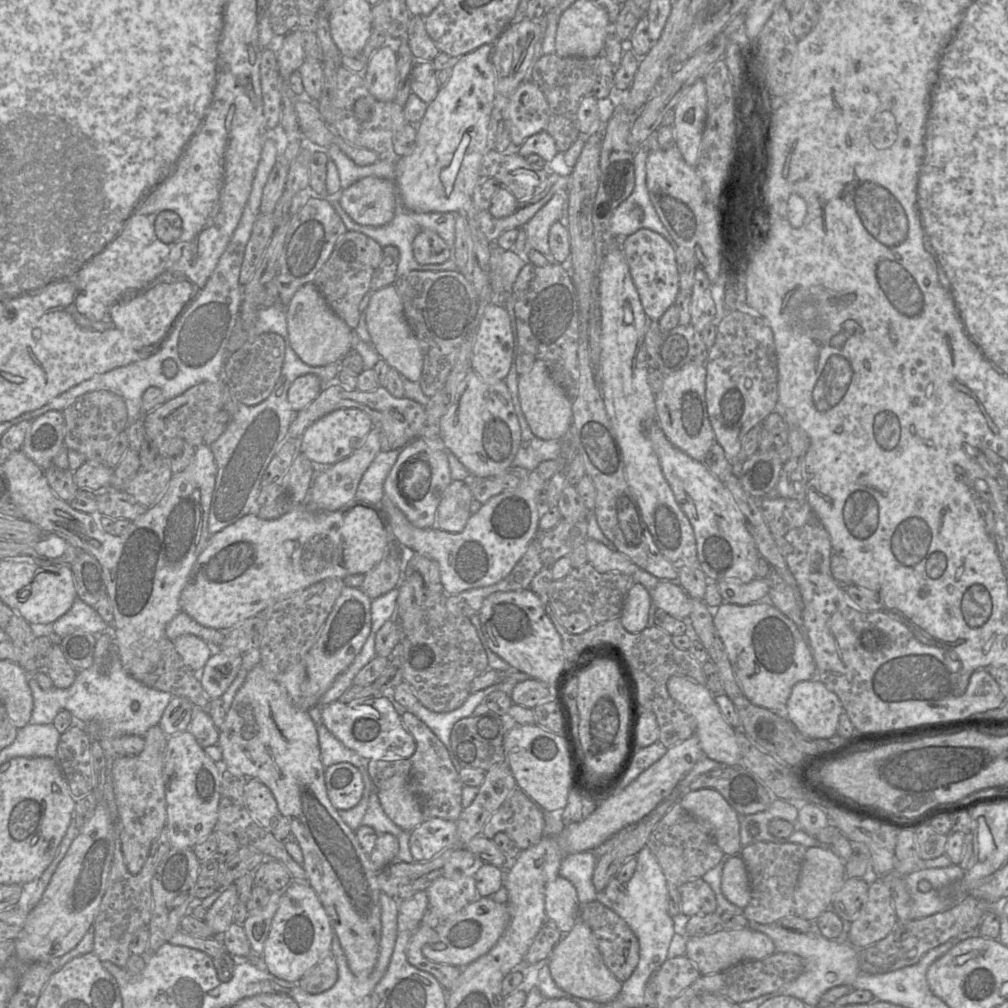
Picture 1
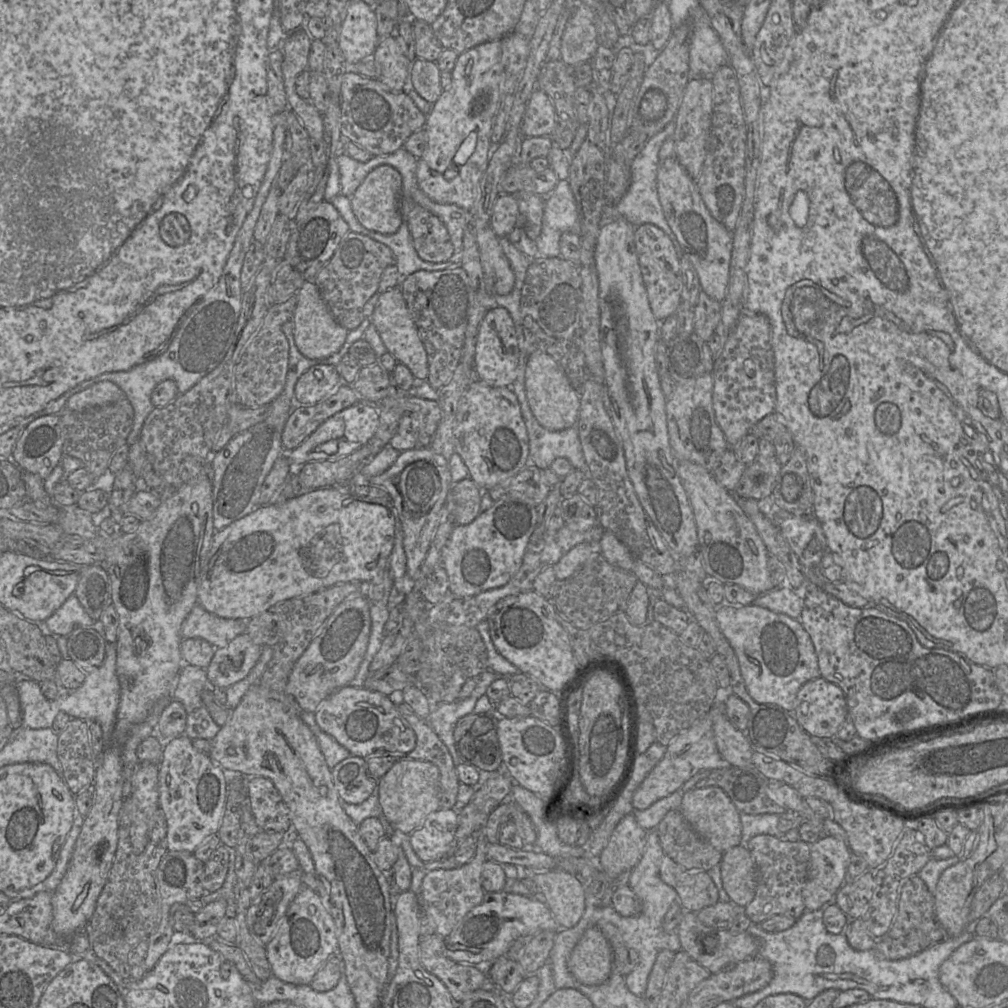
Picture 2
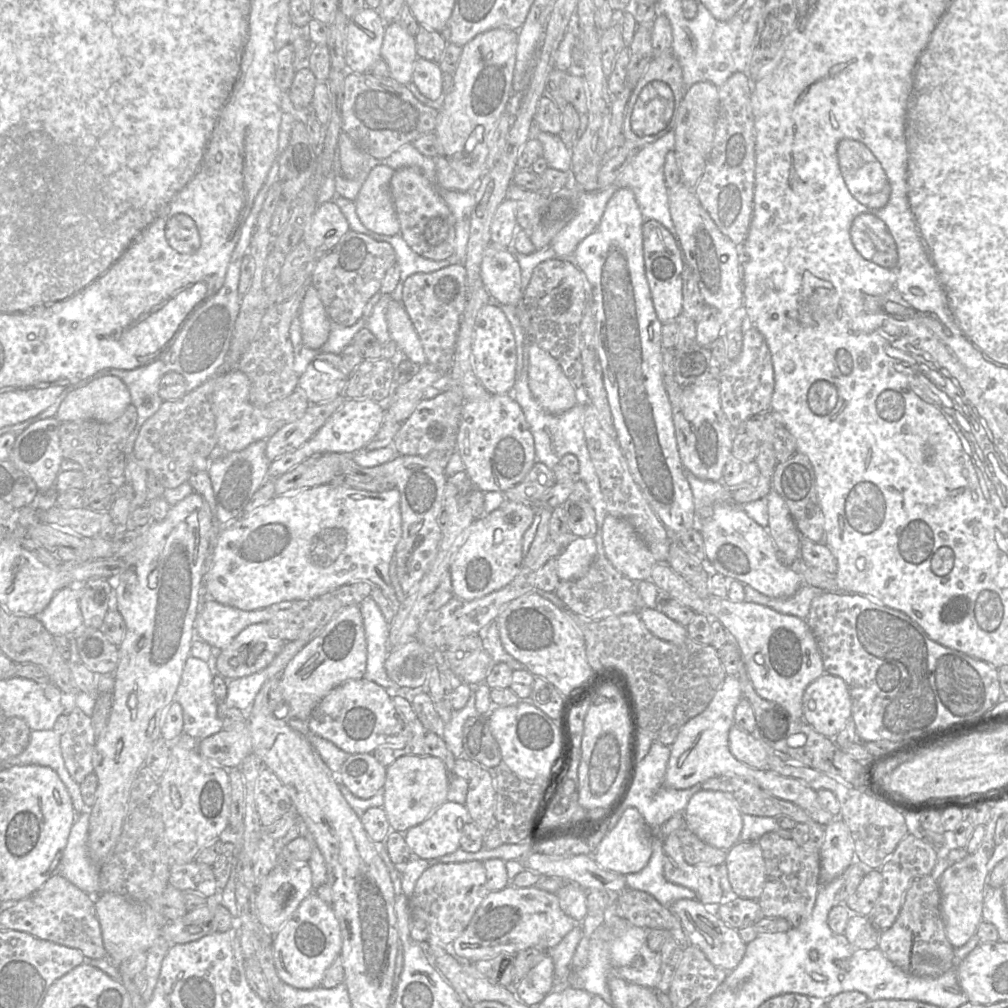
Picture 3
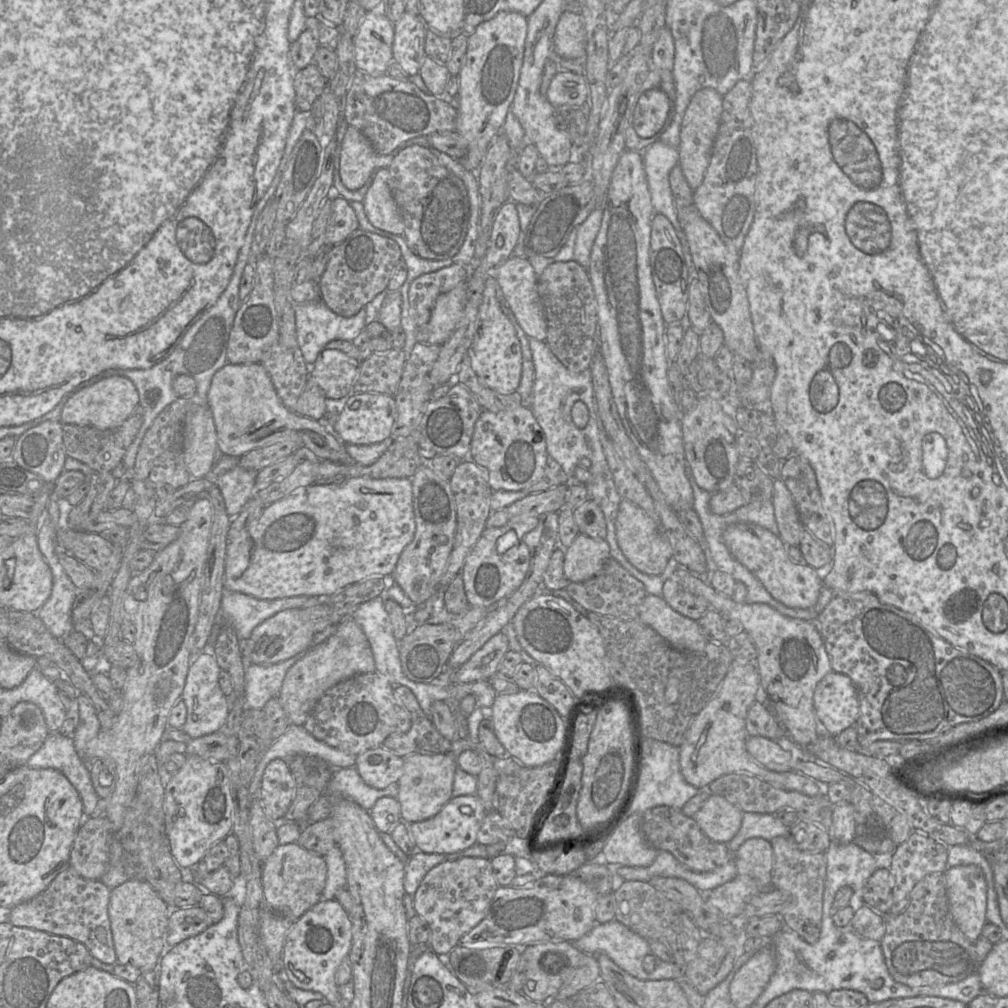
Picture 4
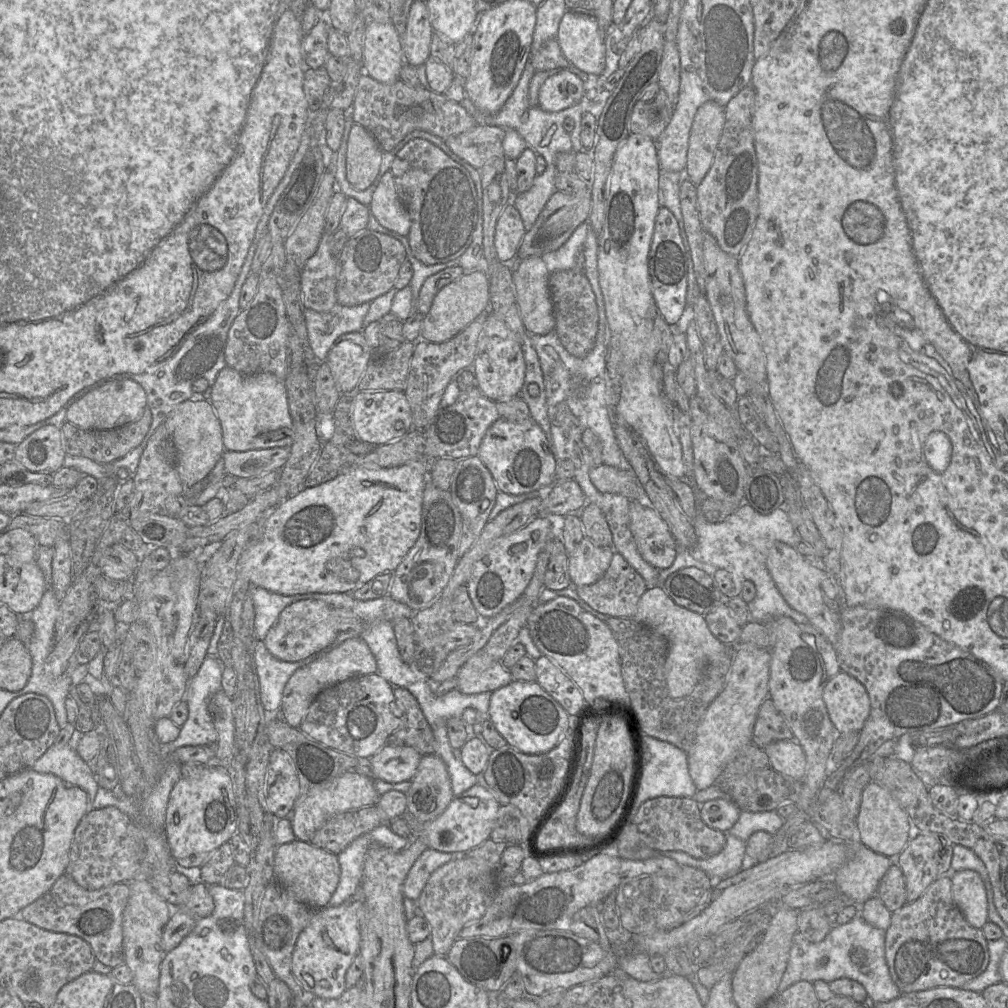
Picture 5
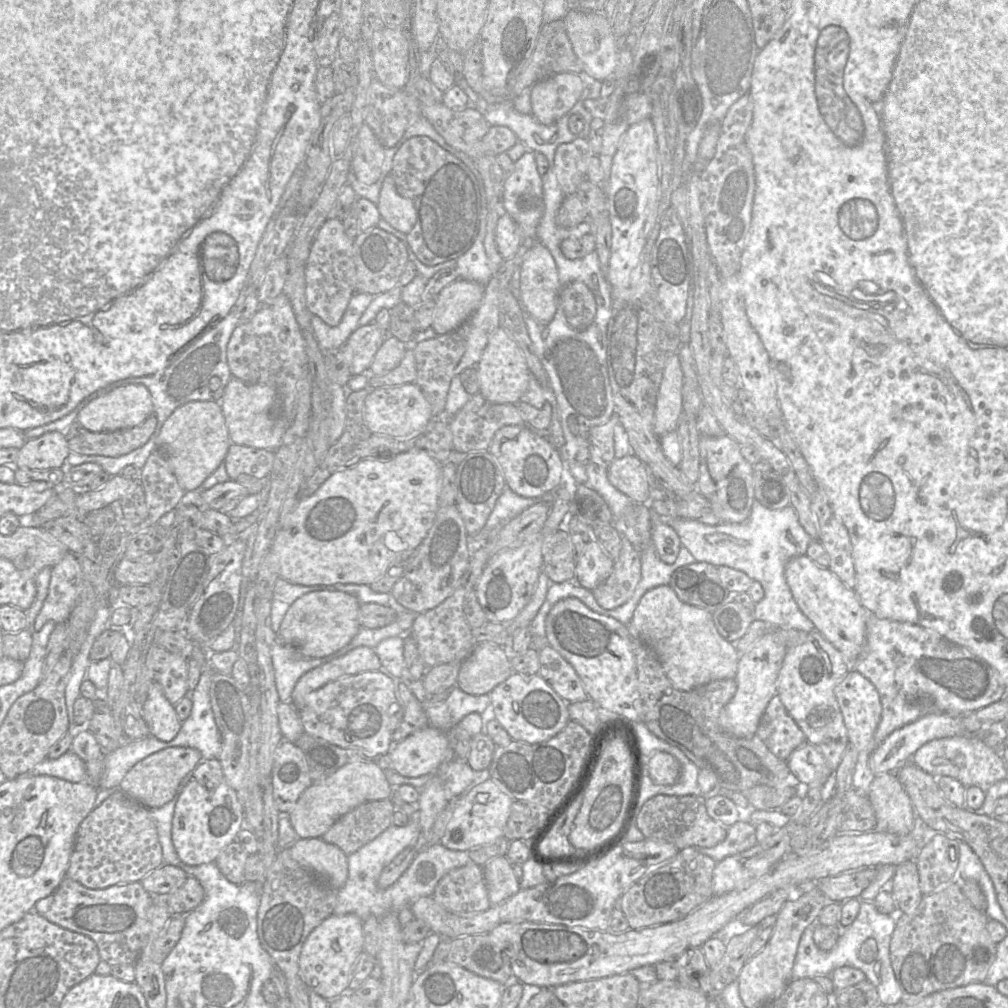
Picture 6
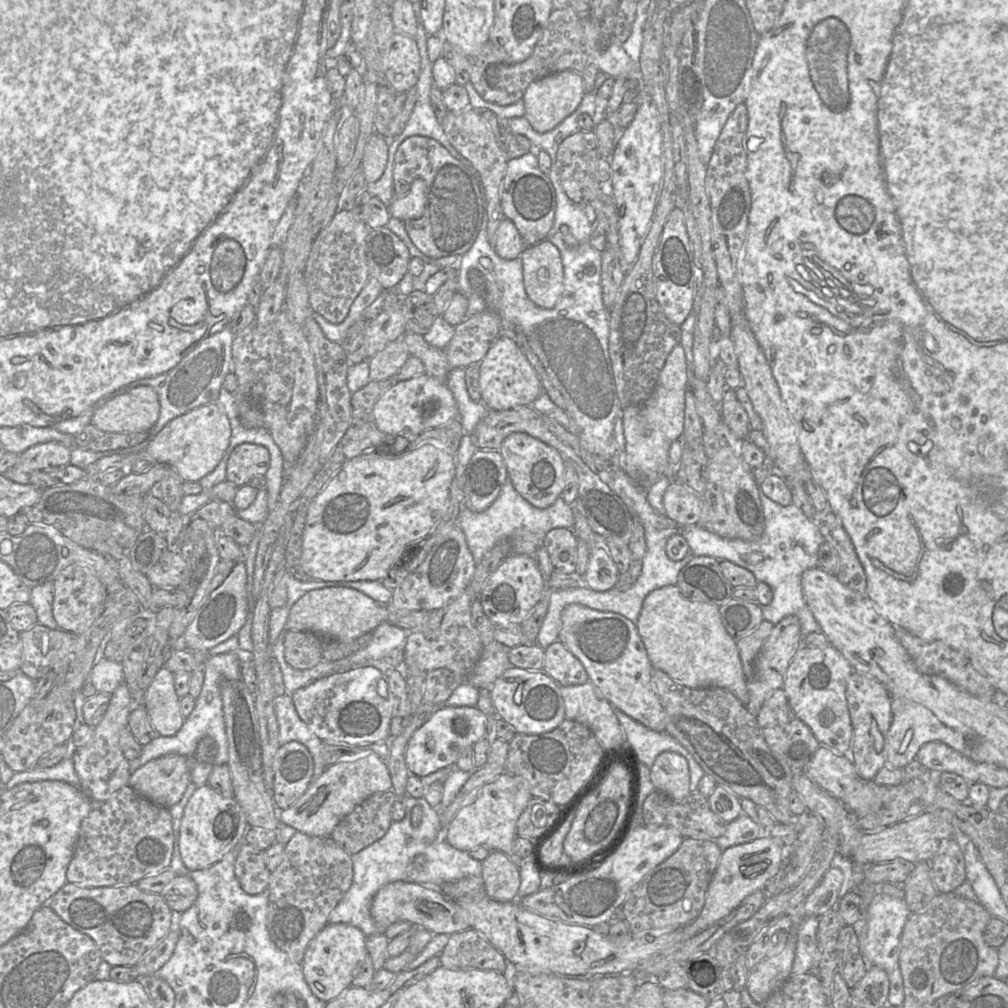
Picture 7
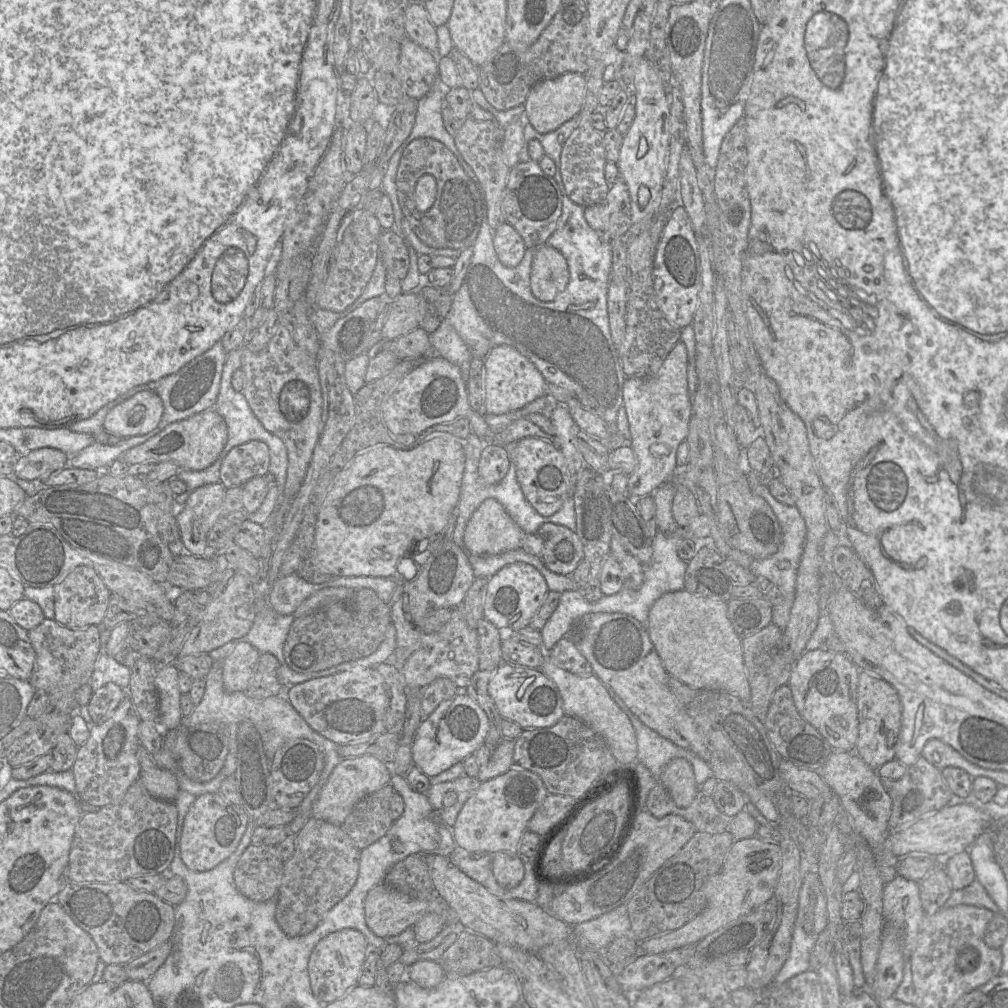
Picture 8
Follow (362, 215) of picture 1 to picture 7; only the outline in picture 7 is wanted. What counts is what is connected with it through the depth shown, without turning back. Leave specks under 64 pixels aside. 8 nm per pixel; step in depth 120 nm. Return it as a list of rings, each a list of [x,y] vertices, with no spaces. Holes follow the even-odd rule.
[[[415,179],[409,193],[404,198],[397,198],[394,193],[393,200],[388,207],[391,217],[403,222],[420,218],[425,210],[426,185],[422,179]]]

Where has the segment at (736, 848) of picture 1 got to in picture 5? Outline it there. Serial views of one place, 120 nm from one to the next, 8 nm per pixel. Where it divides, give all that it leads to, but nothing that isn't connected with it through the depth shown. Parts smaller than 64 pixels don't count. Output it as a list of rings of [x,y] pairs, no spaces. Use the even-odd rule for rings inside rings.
[[[715,799],[700,805],[703,822],[710,828],[728,833],[740,816],[740,809],[732,800]]]

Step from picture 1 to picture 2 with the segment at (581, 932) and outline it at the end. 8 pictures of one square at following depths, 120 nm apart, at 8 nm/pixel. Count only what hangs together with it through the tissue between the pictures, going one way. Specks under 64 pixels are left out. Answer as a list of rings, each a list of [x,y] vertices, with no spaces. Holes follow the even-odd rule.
[[[598,927],[588,928],[567,962],[574,978],[588,986],[605,983],[612,972],[612,950]]]

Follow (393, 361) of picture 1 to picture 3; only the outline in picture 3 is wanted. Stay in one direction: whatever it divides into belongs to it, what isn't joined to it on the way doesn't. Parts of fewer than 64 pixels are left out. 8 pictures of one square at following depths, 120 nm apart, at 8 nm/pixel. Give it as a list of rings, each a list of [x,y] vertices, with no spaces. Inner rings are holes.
[[[390,300],[386,311],[386,320],[390,338],[397,344],[398,349],[416,367],[424,365],[426,357],[421,341],[402,302]]]

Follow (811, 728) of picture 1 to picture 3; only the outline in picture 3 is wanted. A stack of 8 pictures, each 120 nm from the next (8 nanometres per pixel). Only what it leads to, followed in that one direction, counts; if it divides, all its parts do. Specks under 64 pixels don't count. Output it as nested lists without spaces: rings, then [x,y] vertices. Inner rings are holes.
[[[824,673],[805,690],[803,720],[820,734],[835,738],[852,719],[852,701],[845,681]]]

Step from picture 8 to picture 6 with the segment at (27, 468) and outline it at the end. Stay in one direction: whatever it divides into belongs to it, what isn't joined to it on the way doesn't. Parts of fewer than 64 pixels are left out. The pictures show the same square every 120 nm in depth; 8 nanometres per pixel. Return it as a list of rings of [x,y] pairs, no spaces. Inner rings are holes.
[[[52,431],[29,439],[18,449],[16,468],[59,469],[66,466],[70,453],[68,442],[63,433]]]

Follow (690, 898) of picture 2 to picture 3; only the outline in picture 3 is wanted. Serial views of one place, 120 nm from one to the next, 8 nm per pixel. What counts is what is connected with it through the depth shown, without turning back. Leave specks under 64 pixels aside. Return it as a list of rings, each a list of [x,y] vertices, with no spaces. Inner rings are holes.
[[[670,833],[662,840],[665,879],[694,891],[696,899],[707,907],[713,908],[722,903],[725,895],[720,887],[717,866],[688,864],[676,833]]]

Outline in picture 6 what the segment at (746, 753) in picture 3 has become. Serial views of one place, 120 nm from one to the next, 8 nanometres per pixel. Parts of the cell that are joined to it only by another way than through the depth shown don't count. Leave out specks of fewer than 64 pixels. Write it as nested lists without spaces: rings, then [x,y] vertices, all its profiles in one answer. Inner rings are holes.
[[[807,742],[795,749],[786,763],[792,775],[806,786],[819,779],[822,767],[826,766],[822,754]]]

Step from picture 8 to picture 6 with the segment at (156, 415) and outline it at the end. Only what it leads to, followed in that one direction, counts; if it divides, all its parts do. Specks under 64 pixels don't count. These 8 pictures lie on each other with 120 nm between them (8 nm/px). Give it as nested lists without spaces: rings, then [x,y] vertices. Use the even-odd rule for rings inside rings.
[[[128,384],[91,400],[77,416],[77,422],[92,432],[116,431],[143,423],[153,414],[152,396],[142,384]]]

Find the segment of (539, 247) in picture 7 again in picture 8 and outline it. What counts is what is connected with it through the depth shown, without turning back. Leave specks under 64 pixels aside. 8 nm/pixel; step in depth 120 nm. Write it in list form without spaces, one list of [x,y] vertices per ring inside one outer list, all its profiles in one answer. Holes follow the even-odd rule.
[[[547,243],[535,249],[530,273],[532,294],[543,302],[553,301],[563,292],[570,273],[564,255]]]

